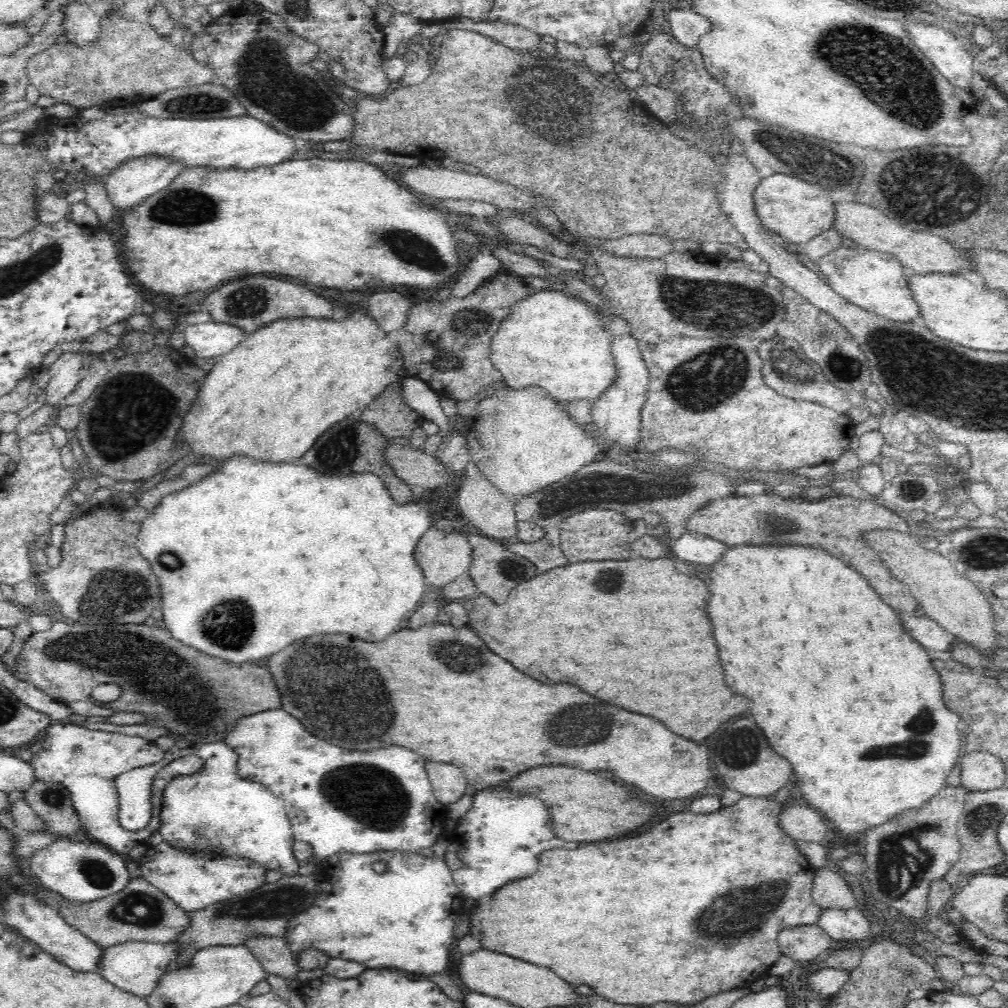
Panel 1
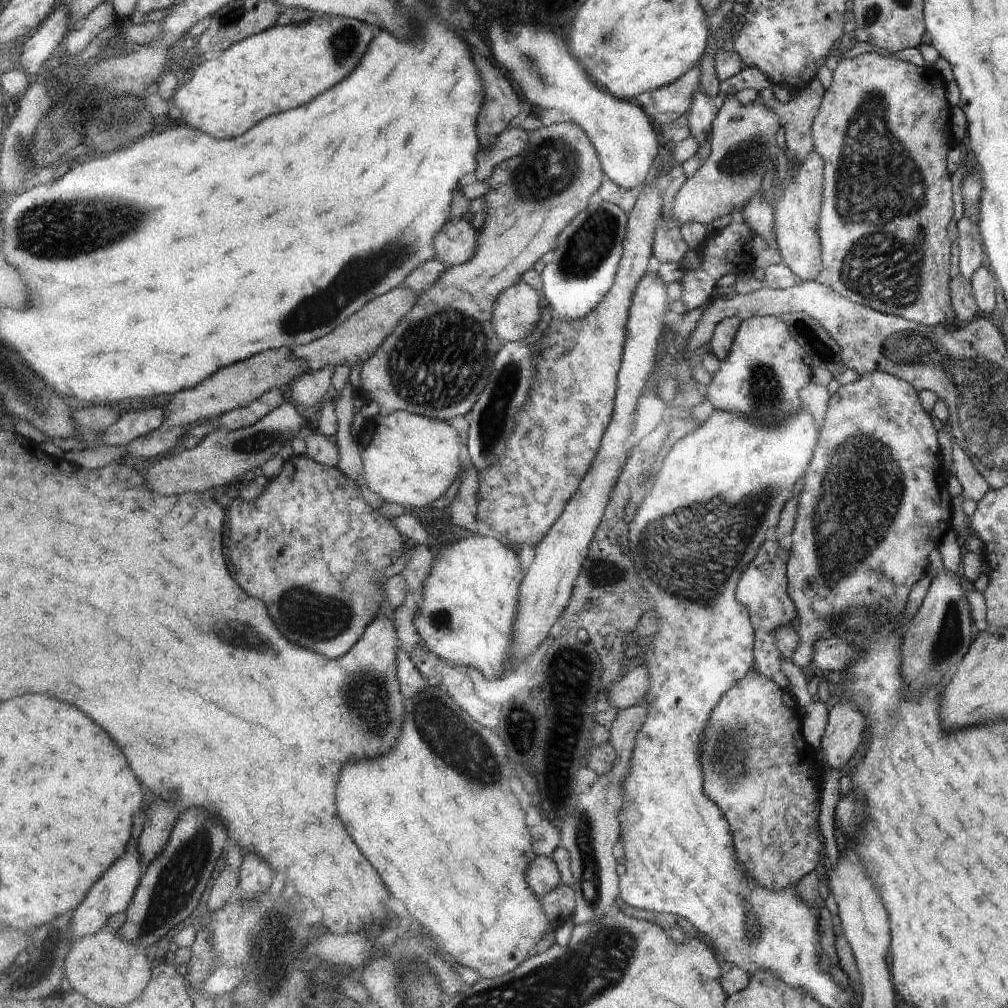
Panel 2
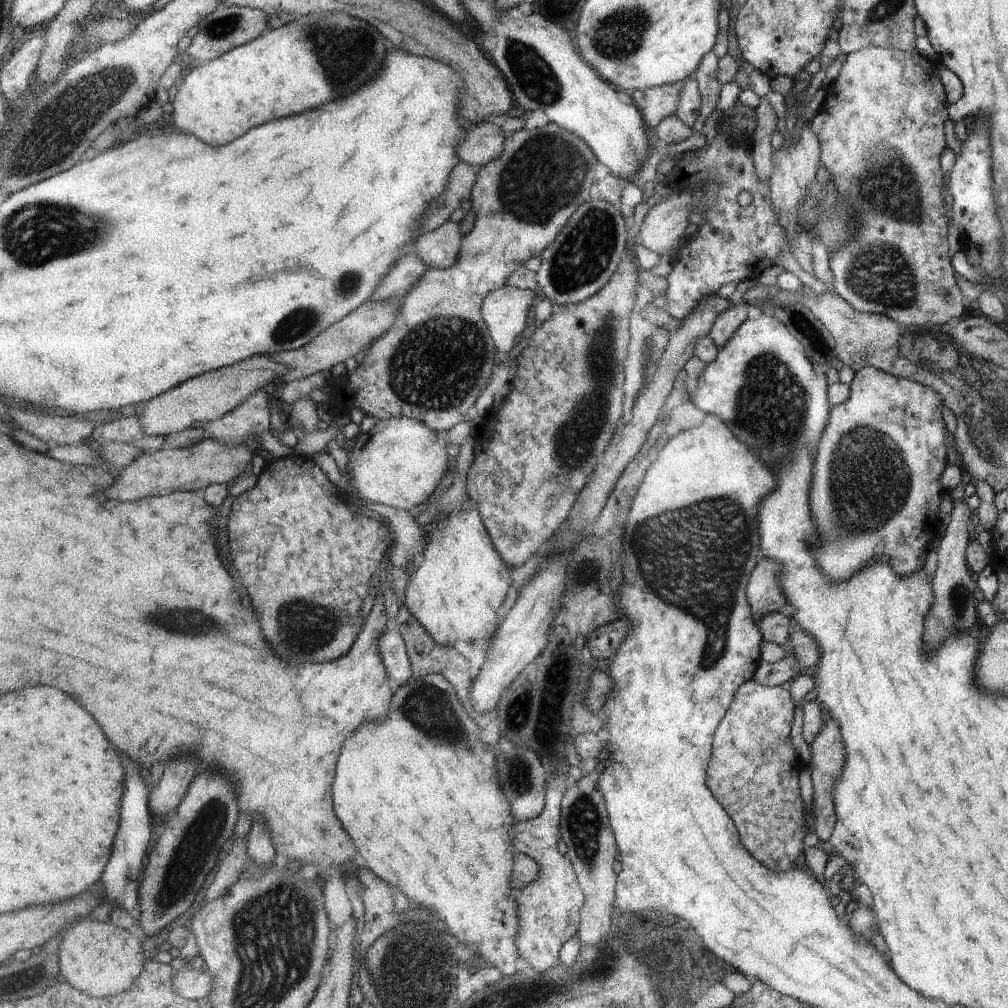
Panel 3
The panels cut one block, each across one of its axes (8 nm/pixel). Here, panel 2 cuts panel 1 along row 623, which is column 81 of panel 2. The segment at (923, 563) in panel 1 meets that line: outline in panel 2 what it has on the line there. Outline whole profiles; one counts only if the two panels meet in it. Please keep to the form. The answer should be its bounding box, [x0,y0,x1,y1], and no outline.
[65,928,154,1007]

